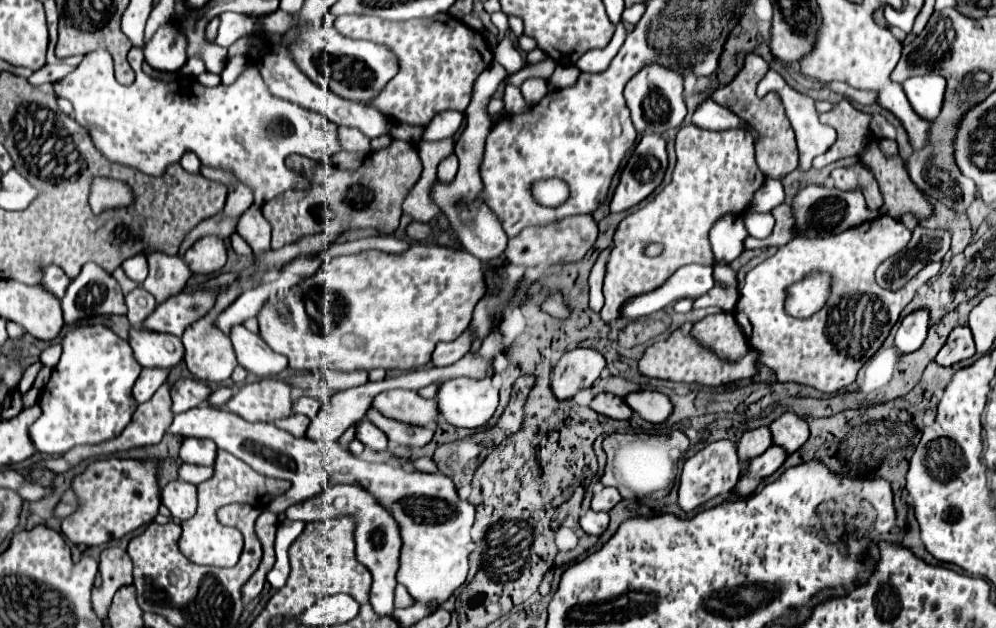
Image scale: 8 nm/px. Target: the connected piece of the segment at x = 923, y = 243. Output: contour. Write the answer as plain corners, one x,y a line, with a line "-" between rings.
914,231
906,249
888,257
876,271
880,287
896,291
930,261
942,261
950,249
950,231

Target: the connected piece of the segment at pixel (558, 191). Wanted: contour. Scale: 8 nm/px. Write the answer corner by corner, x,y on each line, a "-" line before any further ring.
542,179
536,181
530,187
532,197
544,206
557,207
564,203
569,197
568,185
562,183
562,179

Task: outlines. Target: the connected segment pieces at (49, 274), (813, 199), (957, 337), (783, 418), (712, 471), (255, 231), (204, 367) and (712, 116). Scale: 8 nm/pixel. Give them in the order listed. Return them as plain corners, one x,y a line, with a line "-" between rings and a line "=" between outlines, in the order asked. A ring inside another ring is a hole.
50,265
50,267
46,267
44,269
44,277
42,277
42,285
48,289
48,291
52,291
58,299
62,299
62,295
66,293
66,287
70,285
70,277
68,275
64,275
64,271
60,269
60,267
56,267
56,265
=
808,185
800,189
792,199
792,213
794,213
798,237
808,237
808,239
842,233
842,221
860,225
874,217
874,213
866,207
864,195
860,191
840,191
834,187
828,189
820,185
=
954,327
952,333
948,335
948,341
940,349
940,353
936,355
936,361
940,365
950,367
962,359
972,357
974,353
976,353
976,347
974,347
974,339
970,335
970,329
968,327
=
786,411
776,421
772,421
770,431
774,435
774,443
782,443
782,447
786,447
790,453
800,449
810,435
806,419
792,411
=
728,439
714,441
714,443
706,445
704,449
700,449
696,455
686,459
684,471
680,477
680,491
678,491
680,499
678,499
678,503
684,511
692,511
698,505
706,503
708,499
716,497
718,493
724,493
724,495
730,493
734,489
734,485
738,483
738,477
740,477
740,457
738,457
736,443
728,441
=
250,205
250,209
240,217
236,231
250,243
256,253
270,249
270,225
262,217
258,205
=
230,287
228,291
224,291
222,295
218,295
216,299
216,305
202,317
198,319
196,323
192,323
184,335
182,335
182,345
186,349
186,355
184,355
184,361
190,369
190,373
196,377
196,379
202,379
202,381
224,381
232,375
234,367
238,365
238,361
234,359
234,349
232,349
232,343
230,339
220,331
220,329
212,329
212,323
216,321
216,317
240,295
242,291
238,287
=
704,99
694,115
692,115
692,123
708,129
708,131
724,131
724,129
736,129
736,127
748,127
738,115
734,115
730,109
718,105
712,99

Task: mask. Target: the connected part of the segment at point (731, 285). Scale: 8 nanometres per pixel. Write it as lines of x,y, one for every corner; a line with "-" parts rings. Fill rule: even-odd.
728,265
714,267
716,285
706,295
694,301
694,307
718,307
722,311
734,311
738,301
738,287
736,287
736,271

